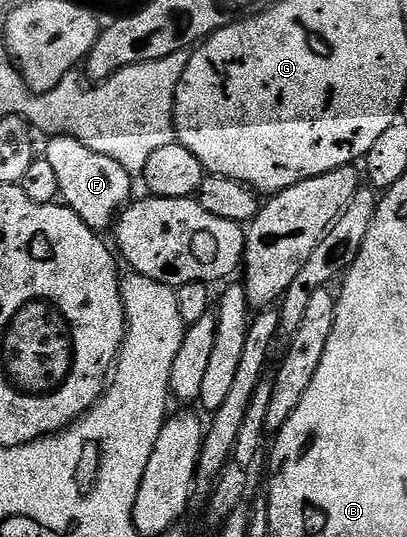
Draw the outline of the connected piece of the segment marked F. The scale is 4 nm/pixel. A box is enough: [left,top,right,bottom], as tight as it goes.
[44,137,131,230]

